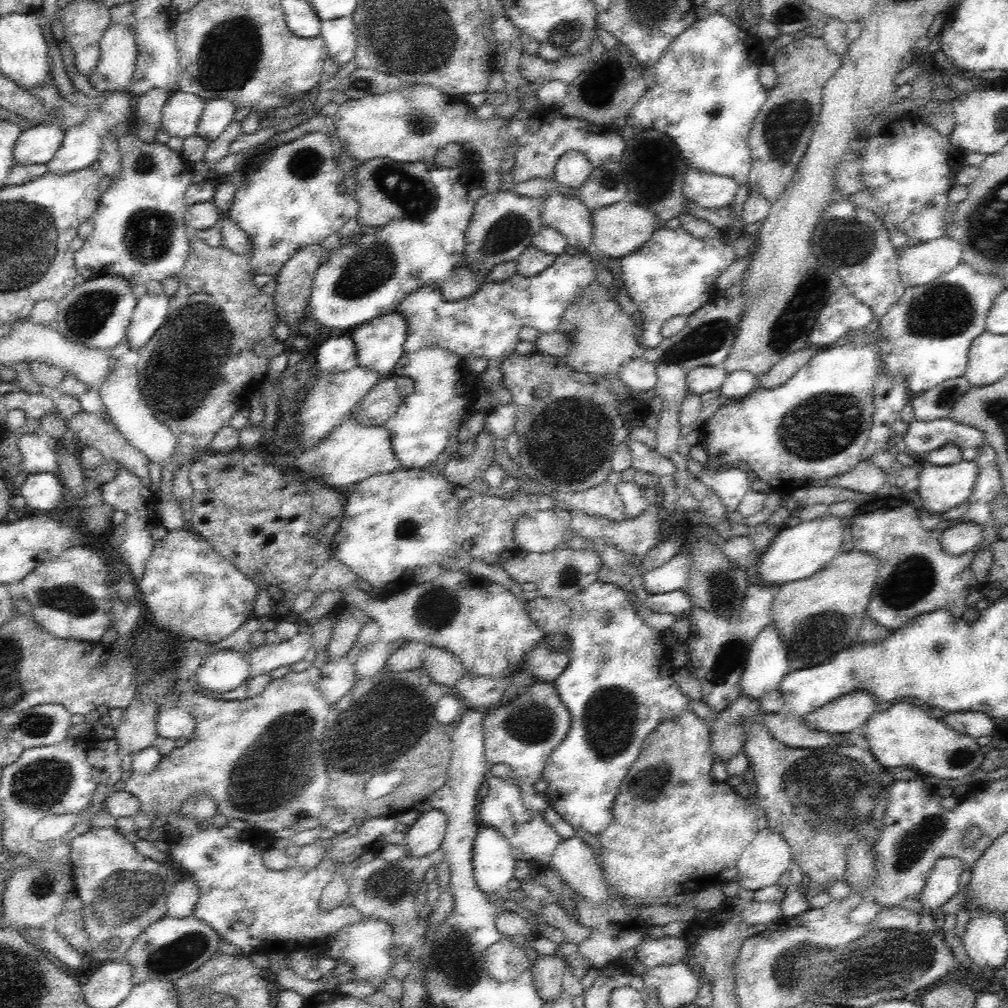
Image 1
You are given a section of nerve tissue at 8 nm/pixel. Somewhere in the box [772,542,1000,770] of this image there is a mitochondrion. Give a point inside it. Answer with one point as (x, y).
(911, 580)

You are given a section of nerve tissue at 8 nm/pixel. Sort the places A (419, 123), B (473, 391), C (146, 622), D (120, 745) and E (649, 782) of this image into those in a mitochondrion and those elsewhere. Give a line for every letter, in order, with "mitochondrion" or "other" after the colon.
A: mitochondrion
B: other
C: other
D: other
E: mitochondrion

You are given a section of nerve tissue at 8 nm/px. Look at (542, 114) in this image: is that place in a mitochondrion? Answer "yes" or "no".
no

